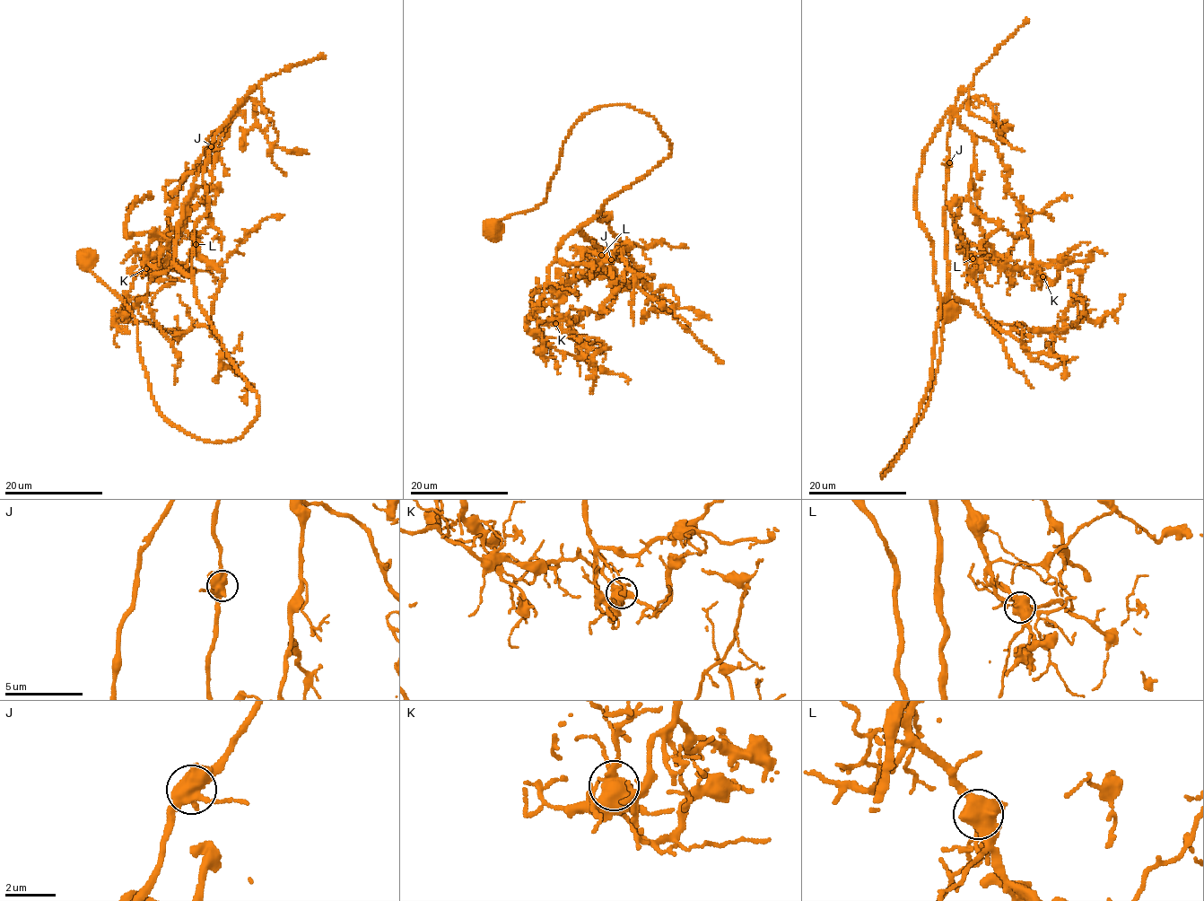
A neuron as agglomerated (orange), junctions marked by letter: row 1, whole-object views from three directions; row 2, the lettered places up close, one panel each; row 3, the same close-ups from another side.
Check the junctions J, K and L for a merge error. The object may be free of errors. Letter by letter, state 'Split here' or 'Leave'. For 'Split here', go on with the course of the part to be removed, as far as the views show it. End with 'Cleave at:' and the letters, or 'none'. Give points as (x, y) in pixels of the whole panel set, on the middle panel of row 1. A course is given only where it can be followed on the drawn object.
J: Leave
K: Leave
L: Leave
Cleave at: none

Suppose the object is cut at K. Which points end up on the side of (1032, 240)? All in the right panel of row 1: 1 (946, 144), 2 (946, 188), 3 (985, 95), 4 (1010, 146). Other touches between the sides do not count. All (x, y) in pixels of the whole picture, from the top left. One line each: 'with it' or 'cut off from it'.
1: cut off from it
2: cut off from it
3: cut off from it
4: with it

